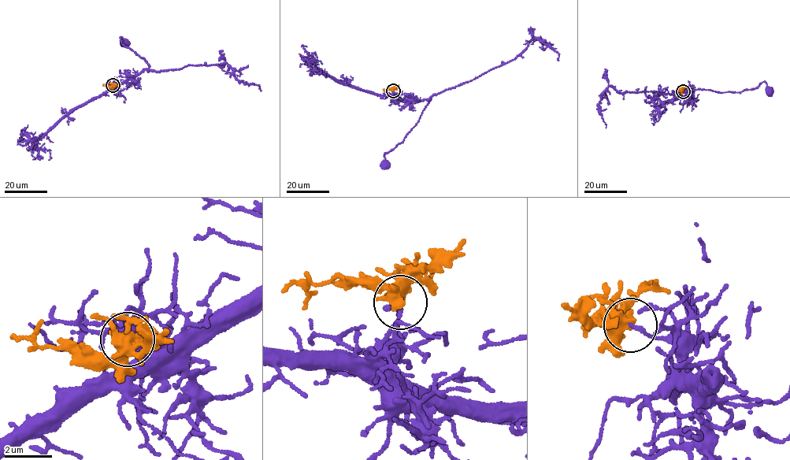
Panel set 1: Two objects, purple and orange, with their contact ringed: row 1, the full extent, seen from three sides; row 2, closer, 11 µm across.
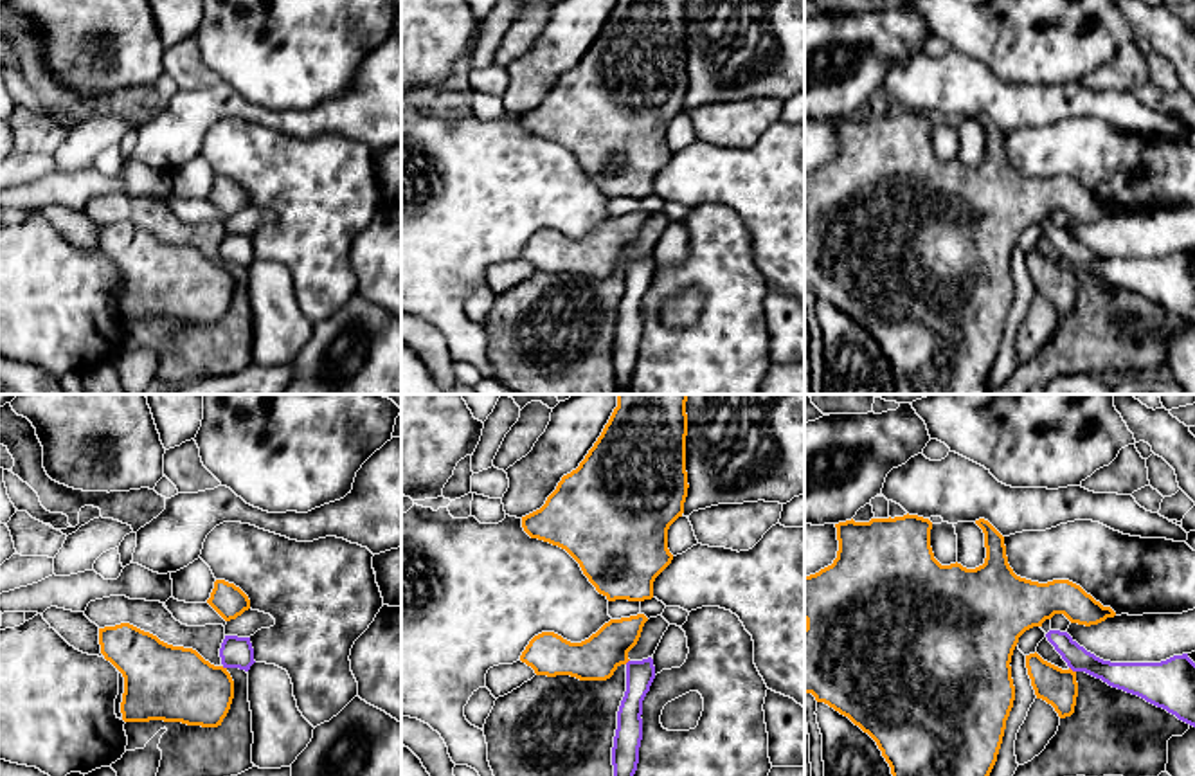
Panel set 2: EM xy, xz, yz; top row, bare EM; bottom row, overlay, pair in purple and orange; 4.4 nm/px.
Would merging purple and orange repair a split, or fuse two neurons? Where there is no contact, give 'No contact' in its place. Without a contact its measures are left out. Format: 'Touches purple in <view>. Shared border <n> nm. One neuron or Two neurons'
Touches purple in yz. Shared border 40 nm. One neuron

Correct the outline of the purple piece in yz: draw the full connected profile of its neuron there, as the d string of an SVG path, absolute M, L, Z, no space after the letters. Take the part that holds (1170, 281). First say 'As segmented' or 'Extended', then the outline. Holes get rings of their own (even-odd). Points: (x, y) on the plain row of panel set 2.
Extended. M1049 227L1046 234L1069 265L1051 261L1037 248L1026 252L1026 265L1037 295L1051 301L1060 315L1074 310L1076 270L1085 268L1195 324L1195 259L1188 250L1161 259L1110 259L1087 248L1067 229Z

